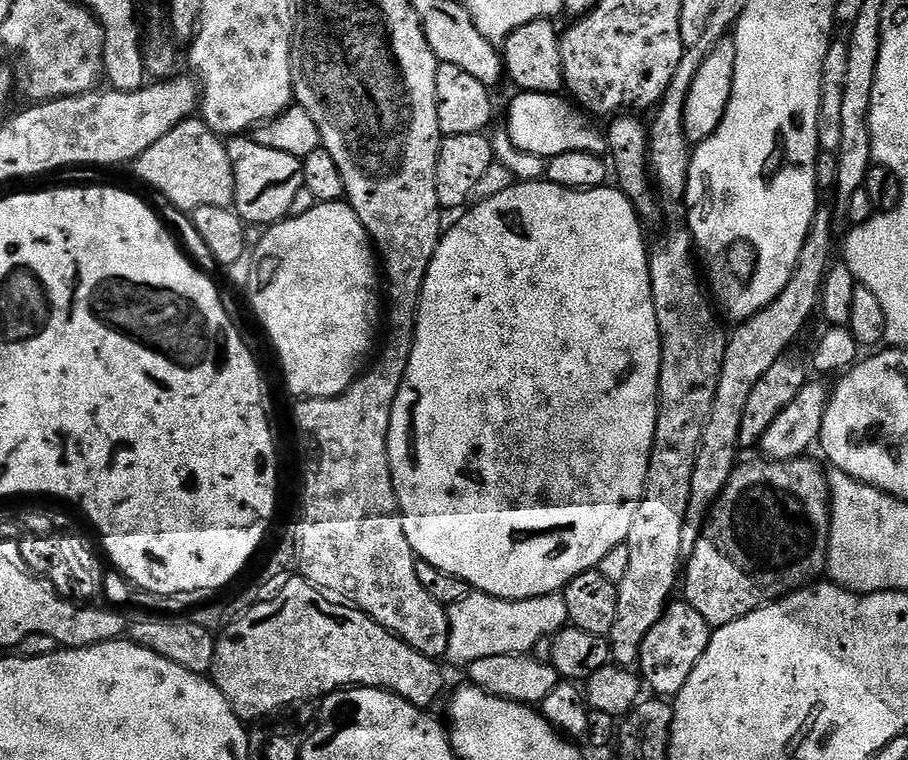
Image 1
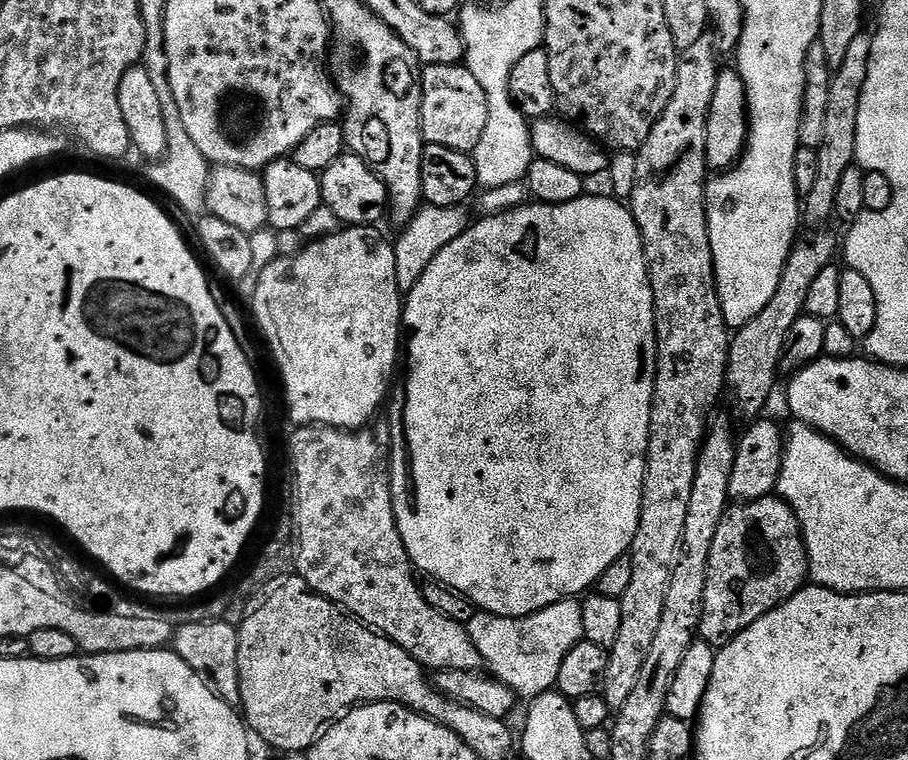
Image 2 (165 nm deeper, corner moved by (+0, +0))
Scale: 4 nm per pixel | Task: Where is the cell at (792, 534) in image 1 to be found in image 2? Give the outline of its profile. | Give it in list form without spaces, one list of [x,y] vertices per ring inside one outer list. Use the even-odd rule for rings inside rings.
[[[776,494],[733,503],[718,522],[718,534],[710,546],[699,639],[713,646],[730,643],[732,637],[799,592],[808,579],[808,556],[791,506]]]

